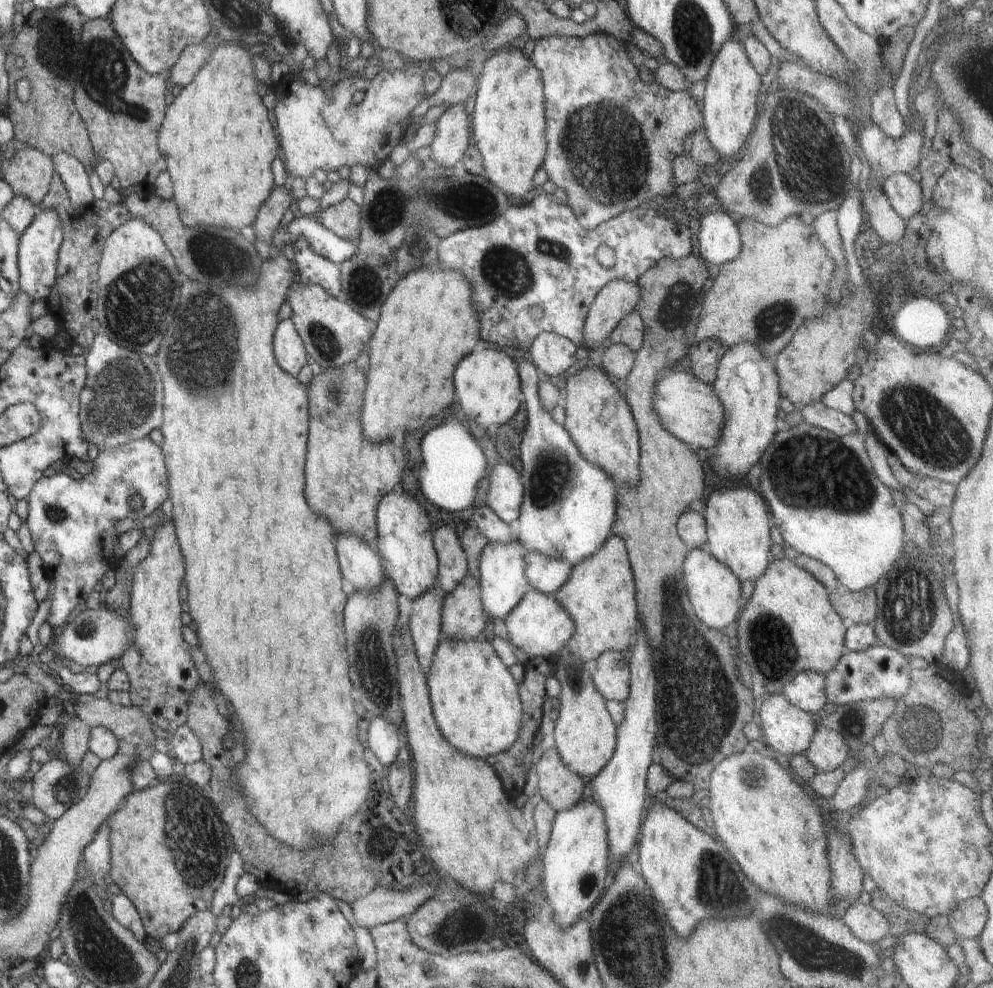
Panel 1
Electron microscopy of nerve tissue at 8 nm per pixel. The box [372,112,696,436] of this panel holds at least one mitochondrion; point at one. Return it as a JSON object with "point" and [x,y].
{"point":[511,271]}

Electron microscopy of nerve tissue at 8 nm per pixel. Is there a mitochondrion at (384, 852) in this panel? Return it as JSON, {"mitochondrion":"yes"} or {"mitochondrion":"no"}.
{"mitochondrion":"no"}

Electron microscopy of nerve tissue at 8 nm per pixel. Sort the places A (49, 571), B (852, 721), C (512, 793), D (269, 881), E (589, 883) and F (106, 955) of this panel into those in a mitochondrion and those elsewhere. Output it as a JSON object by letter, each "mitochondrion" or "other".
{"A":"other","B":"mitochondrion","C":"other","D":"other","E":"mitochondrion","F":"mitochondrion"}

